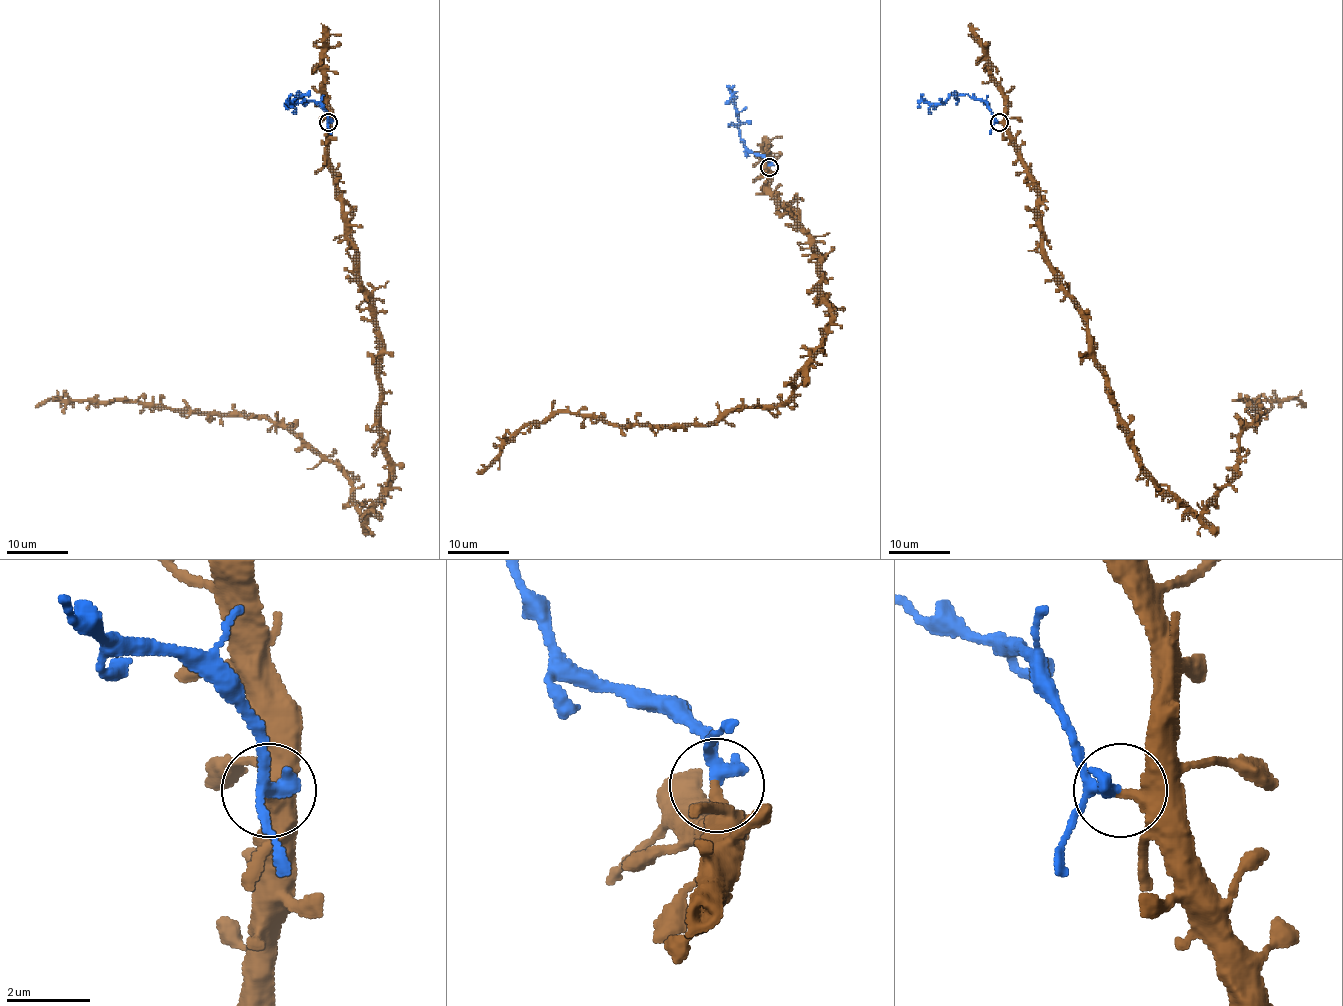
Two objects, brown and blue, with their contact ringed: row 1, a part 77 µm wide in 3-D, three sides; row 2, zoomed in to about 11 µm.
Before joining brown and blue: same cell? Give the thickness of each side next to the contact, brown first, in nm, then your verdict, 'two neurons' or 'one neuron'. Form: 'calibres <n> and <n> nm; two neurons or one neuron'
calibres 440 and 300 nm; two neurons

